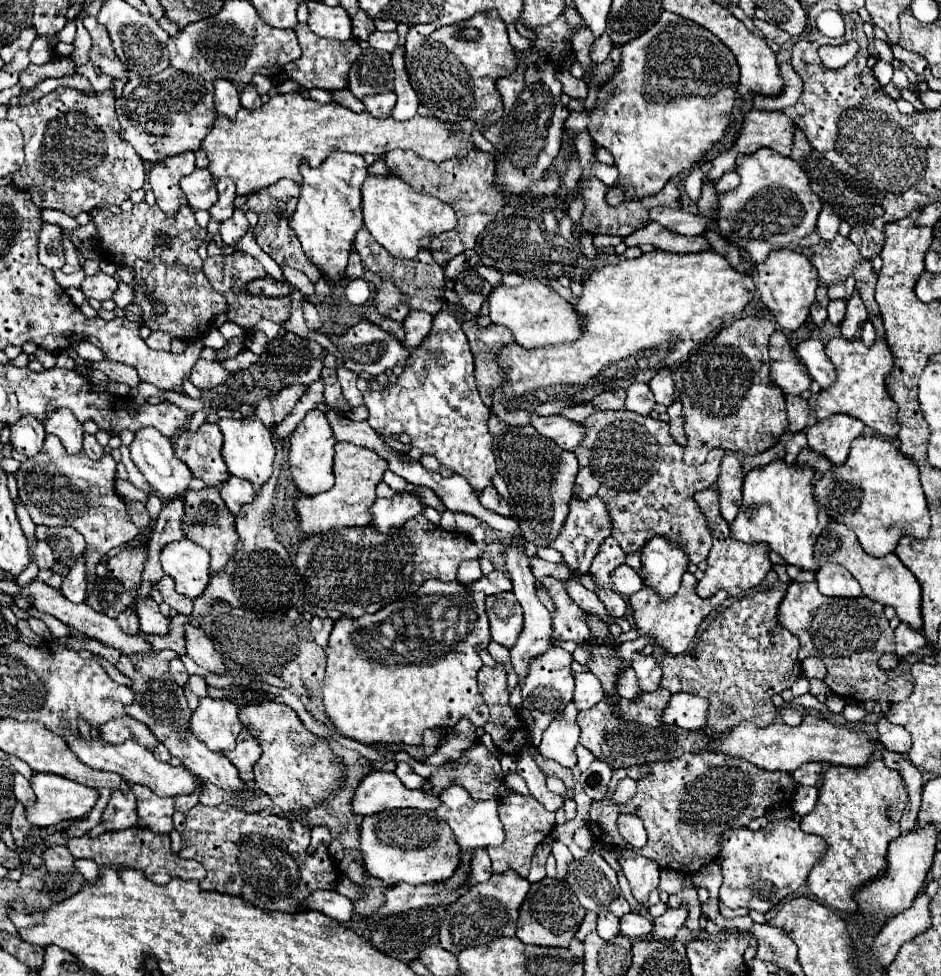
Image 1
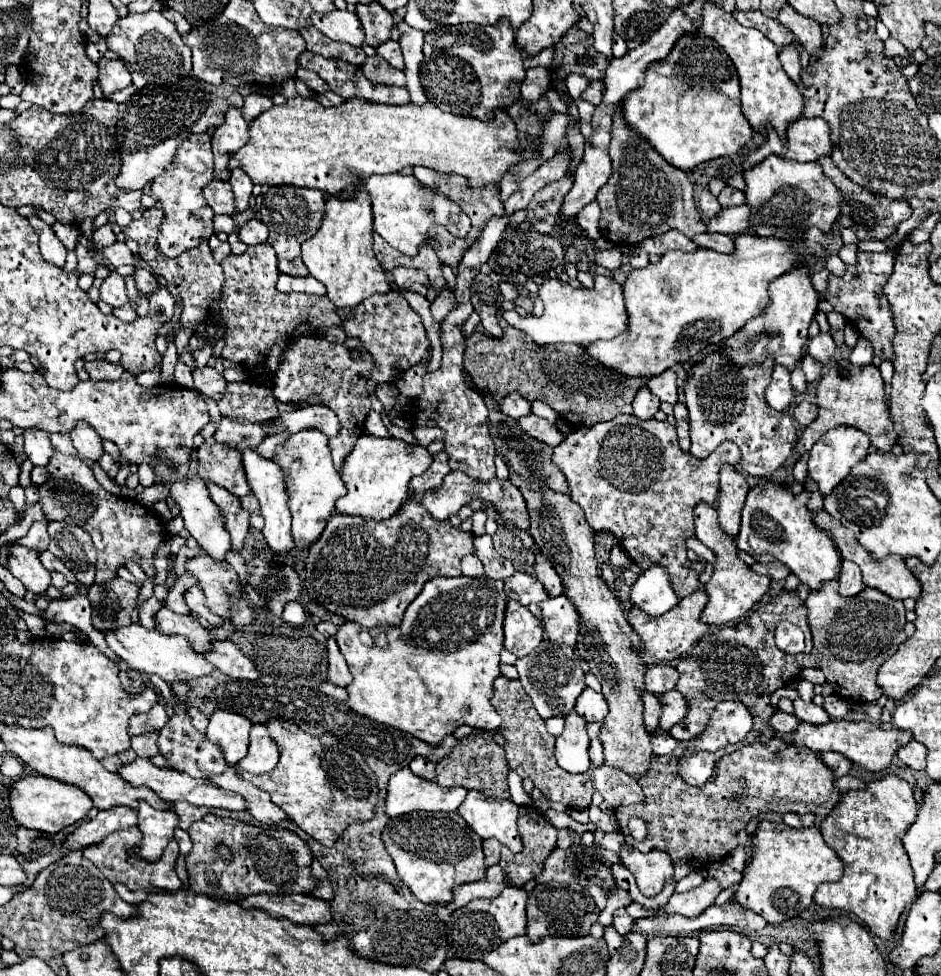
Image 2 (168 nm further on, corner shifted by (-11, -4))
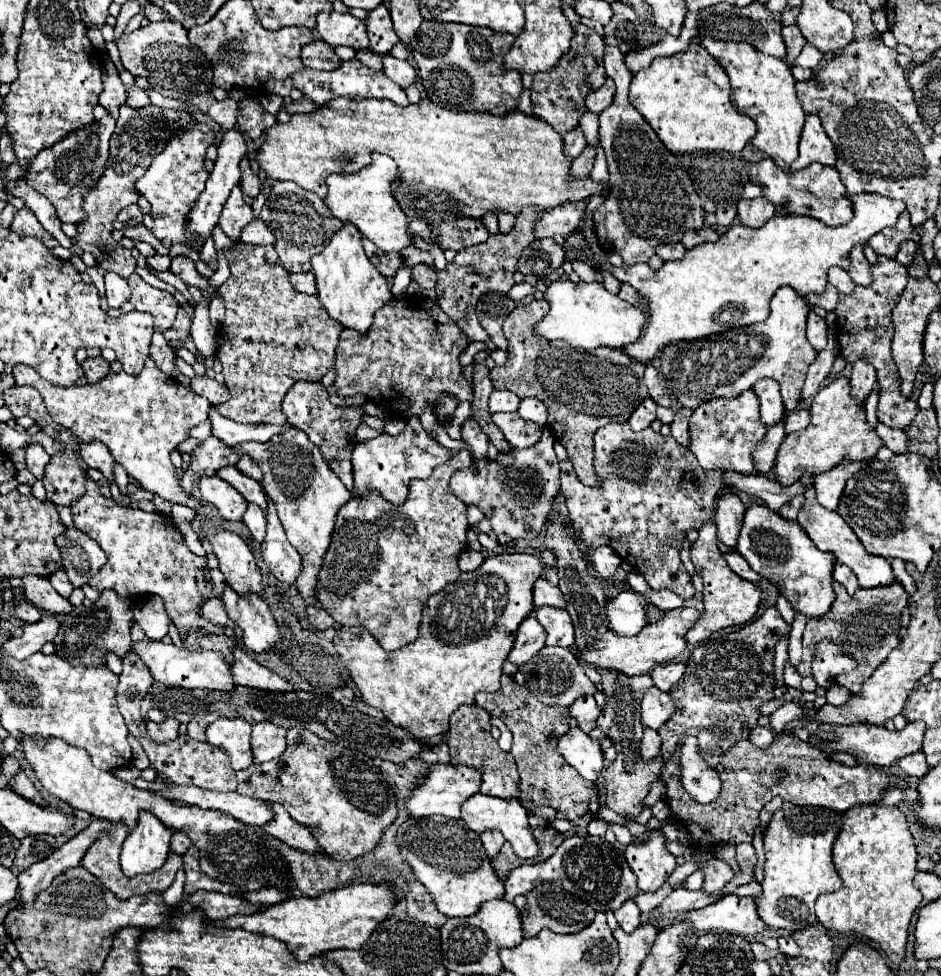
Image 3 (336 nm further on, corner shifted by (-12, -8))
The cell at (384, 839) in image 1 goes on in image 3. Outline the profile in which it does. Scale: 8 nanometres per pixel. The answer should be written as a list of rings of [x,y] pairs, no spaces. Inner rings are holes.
[[[439,815],[425,819],[409,817],[399,825],[397,845],[401,857],[413,869],[415,879],[433,897],[437,911],[447,917],[473,915],[481,903],[503,897],[503,883],[499,877],[495,877],[491,859],[487,857],[479,835],[467,829],[463,819],[453,821]]]

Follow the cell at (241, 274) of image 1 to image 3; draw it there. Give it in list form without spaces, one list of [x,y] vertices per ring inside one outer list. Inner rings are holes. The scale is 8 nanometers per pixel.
[[[237,243],[235,247],[225,249],[225,257],[229,261],[231,277],[217,289],[227,309],[221,327],[221,341],[217,345],[217,355],[223,363],[223,377],[231,399],[223,405],[217,405],[217,411],[219,415],[229,417],[237,423],[283,425],[287,421],[281,411],[281,401],[285,393],[295,381],[319,381],[327,373],[327,369],[333,367],[335,347],[339,343],[339,333],[343,331],[343,327],[335,319],[329,319],[325,307],[317,297],[293,291],[289,283],[289,273],[281,267],[273,245]]]

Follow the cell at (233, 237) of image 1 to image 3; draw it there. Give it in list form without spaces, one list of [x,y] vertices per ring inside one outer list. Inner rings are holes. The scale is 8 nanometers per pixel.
[[[255,219],[241,231],[241,241],[249,245],[273,245],[275,235],[267,229],[267,225],[261,219]]]

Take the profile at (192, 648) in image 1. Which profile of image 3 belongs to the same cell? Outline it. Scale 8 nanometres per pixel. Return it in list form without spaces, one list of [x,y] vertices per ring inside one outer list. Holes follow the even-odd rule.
[[[233,647],[231,653],[233,653],[233,663],[229,667],[231,667],[233,681],[237,685],[245,685],[261,691],[293,691],[293,685],[287,679],[279,677],[271,669],[257,663],[245,651],[245,647]]]

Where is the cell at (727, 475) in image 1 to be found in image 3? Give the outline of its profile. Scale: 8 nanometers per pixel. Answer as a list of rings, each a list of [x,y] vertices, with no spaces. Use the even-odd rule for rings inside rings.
[[[727,491],[717,499],[717,505],[715,505],[717,535],[719,535],[719,541],[723,541],[727,547],[737,545],[743,513],[745,513],[745,503],[735,493]]]

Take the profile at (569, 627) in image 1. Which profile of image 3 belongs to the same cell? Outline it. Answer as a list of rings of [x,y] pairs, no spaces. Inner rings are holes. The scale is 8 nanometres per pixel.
[[[541,607],[535,611],[535,617],[547,631],[547,645],[573,647],[573,623],[565,609]]]

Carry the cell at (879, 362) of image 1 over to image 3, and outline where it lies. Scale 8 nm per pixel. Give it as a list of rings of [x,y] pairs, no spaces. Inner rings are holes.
[[[837,377],[829,385],[825,385],[811,403],[811,421],[807,429],[801,429],[797,433],[789,433],[775,459],[775,473],[777,481],[787,487],[799,481],[803,473],[815,475],[821,471],[827,471],[841,463],[843,459],[849,461],[869,461],[875,459],[877,451],[883,447],[883,439],[877,435],[877,431],[867,423],[865,409],[861,403],[857,403],[851,397],[849,391],[849,379]]]

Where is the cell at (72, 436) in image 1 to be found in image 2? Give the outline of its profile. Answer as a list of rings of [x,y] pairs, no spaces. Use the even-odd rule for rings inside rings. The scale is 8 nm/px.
[[[78,423],[76,429],[70,433],[70,437],[72,437],[72,443],[82,457],[86,457],[90,461],[98,461],[102,457],[102,453],[104,453],[102,439],[86,423]]]

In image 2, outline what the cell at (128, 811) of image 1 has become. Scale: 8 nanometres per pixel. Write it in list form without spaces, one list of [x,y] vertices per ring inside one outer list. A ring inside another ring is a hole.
[[[112,807],[108,811],[98,811],[94,819],[84,821],[74,833],[64,841],[64,853],[80,851],[92,843],[100,843],[106,835],[120,831],[122,827],[136,825],[136,811],[130,807]]]

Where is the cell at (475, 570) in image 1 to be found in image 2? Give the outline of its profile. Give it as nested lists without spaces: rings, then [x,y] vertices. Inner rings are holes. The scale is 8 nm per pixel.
[[[466,555],[462,559],[462,573],[468,575],[468,577],[480,577],[480,575],[484,575],[482,561],[476,555]]]

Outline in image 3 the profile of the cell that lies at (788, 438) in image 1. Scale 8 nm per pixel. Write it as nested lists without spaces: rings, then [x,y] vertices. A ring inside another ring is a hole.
[[[807,487],[805,489],[805,503],[797,515],[797,521],[799,525],[807,531],[807,535],[811,537],[811,541],[821,549],[821,551],[831,551],[841,563],[845,563],[847,567],[853,569],[853,573],[857,575],[859,579],[859,585],[861,587],[885,587],[889,583],[895,583],[895,573],[891,569],[891,563],[883,557],[875,557],[875,555],[869,555],[865,551],[865,547],[861,545],[861,541],[857,539],[857,535],[853,533],[853,529],[835,513],[835,511],[829,511],[825,507],[821,507],[815,499],[815,491],[813,487]]]

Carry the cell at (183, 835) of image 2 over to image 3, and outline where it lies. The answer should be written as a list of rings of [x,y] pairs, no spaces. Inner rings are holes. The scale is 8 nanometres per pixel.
[[[181,869],[181,871],[177,873],[173,885],[171,885],[165,893],[161,893],[161,897],[163,897],[163,901],[165,901],[167,905],[177,905],[177,903],[183,899],[183,885],[185,885],[185,880],[185,871]]]

